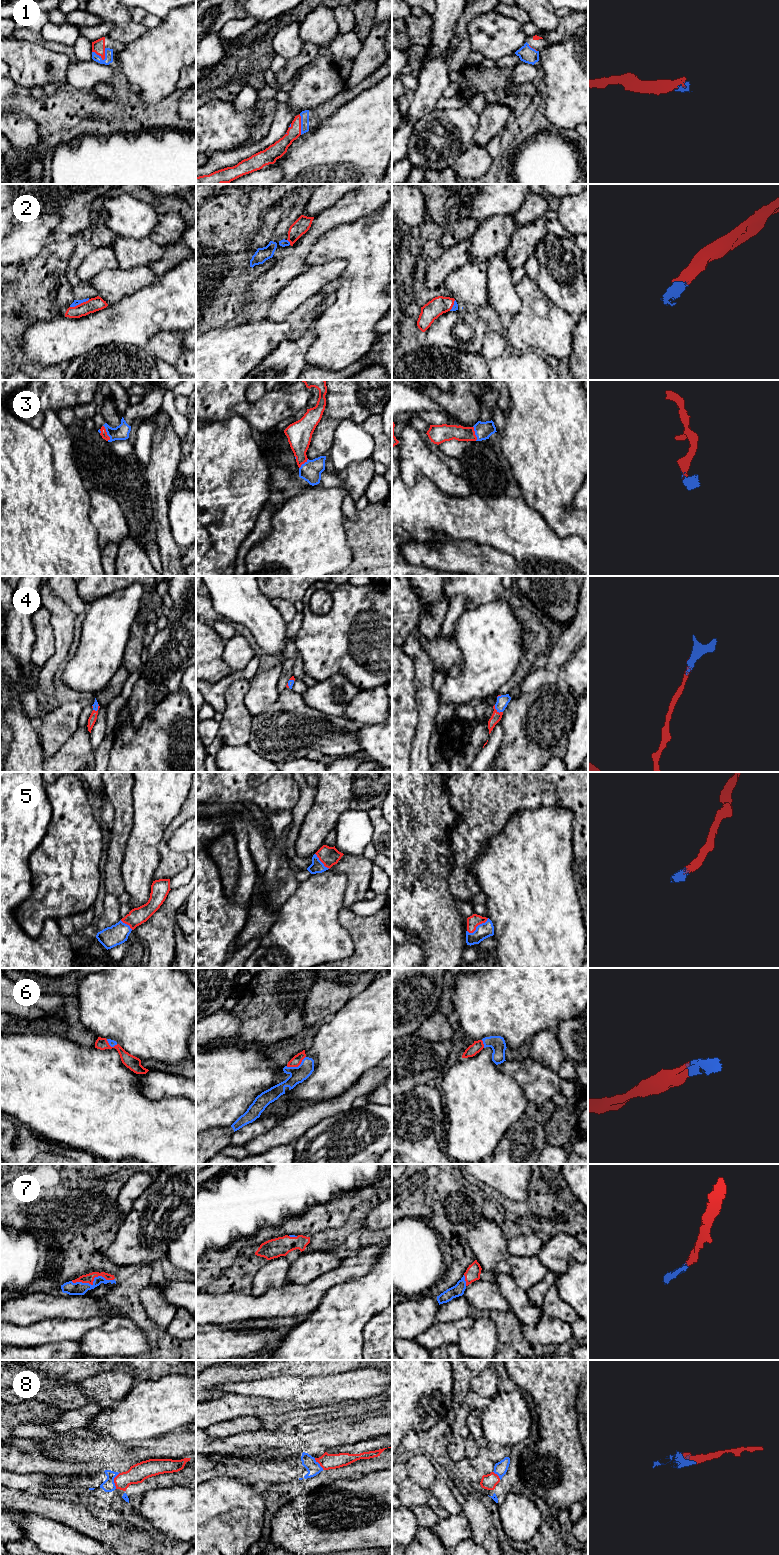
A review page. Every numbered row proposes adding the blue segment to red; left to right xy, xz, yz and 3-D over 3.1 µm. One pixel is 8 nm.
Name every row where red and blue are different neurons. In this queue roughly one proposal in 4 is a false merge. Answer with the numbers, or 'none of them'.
none of them

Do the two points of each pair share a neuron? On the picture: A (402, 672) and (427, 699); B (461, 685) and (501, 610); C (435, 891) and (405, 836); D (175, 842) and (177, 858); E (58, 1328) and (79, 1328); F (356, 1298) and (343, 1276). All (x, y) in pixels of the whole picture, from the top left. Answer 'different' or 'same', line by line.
A: different
B: same
C: same
D: different
E: same
F: different

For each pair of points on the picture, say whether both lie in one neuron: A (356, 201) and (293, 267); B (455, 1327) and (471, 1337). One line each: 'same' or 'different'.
A: same
B: different

